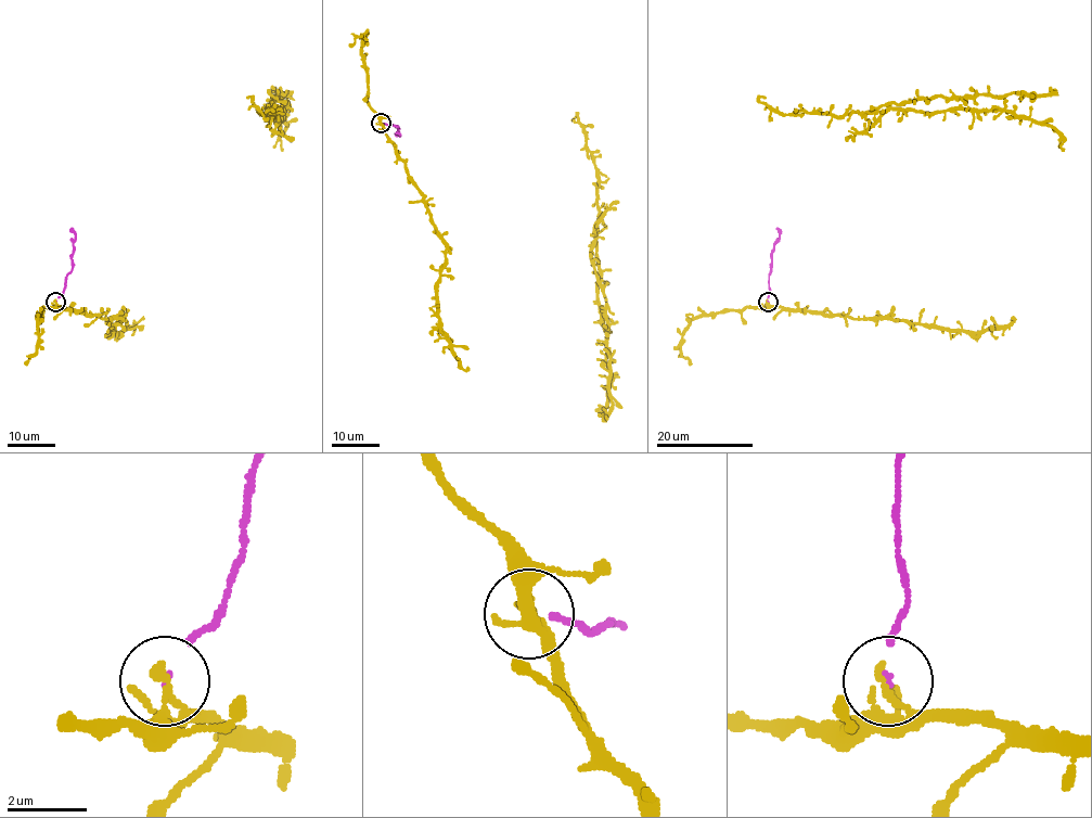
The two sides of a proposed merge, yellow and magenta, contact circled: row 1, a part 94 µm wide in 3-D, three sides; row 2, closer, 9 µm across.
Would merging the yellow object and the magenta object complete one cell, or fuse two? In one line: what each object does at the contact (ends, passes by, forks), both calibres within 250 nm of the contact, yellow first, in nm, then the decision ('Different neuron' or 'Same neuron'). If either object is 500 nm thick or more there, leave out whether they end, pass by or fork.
At the ring yellow ends. At the ring magenta ends. Thickness 240 nm (yellow) against 50 nm. Different neuron

